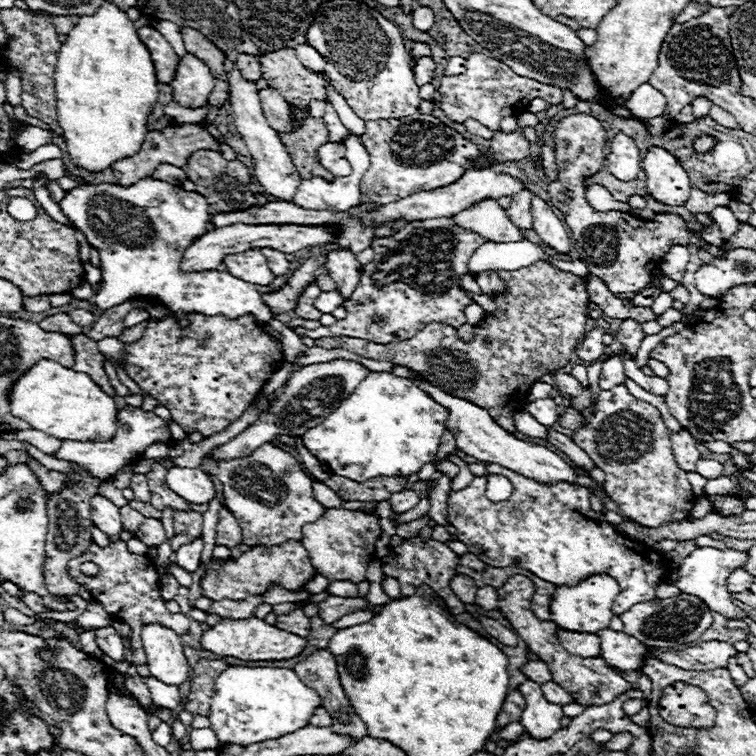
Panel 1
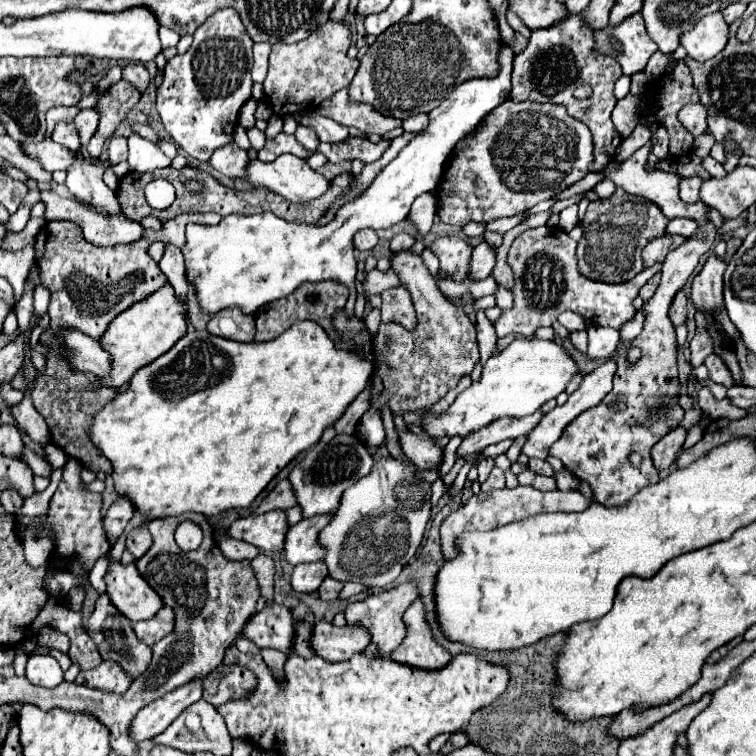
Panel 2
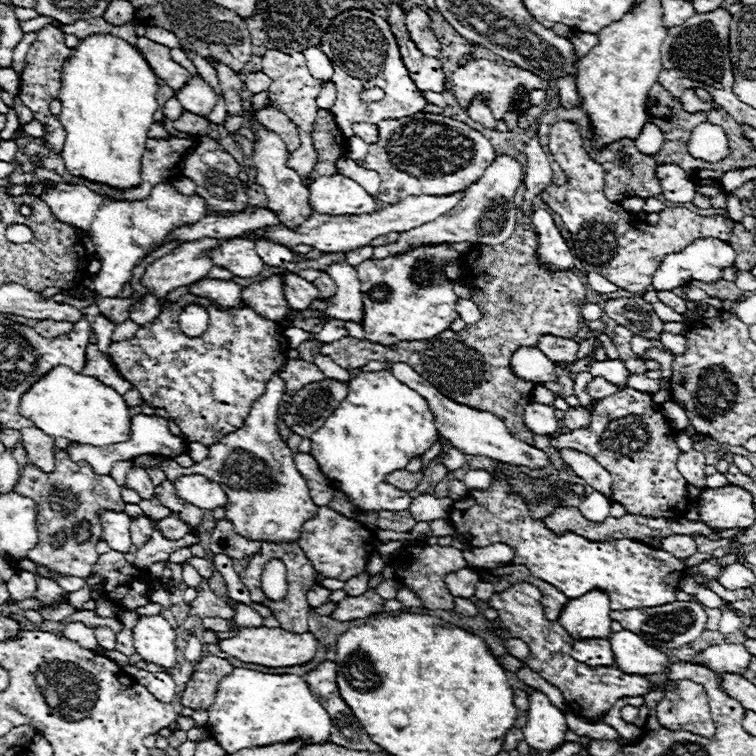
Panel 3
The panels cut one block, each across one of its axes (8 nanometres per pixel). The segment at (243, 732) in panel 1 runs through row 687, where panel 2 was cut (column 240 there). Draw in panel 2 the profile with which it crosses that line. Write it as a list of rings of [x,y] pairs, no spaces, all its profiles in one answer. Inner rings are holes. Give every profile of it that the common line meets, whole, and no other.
[[[510,46],[500,48],[498,64],[500,72],[494,78],[472,78],[456,86],[452,96],[430,112],[430,124],[400,150],[400,154],[358,198],[342,204],[328,224],[316,226],[306,222],[288,222],[274,214],[230,214],[216,226],[188,224],[188,242],[182,252],[186,258],[186,276],[198,288],[200,306],[210,314],[234,306],[250,314],[268,302],[290,296],[304,282],[336,280],[349,290],[345,310],[348,316],[352,316],[357,298],[354,286],[356,260],[352,254],[354,234],[364,228],[380,230],[394,226],[406,218],[412,202],[422,192],[436,188],[436,180],[442,174],[442,166],[454,146],[470,130],[474,130],[490,110],[508,98],[514,64],[514,52]]]

